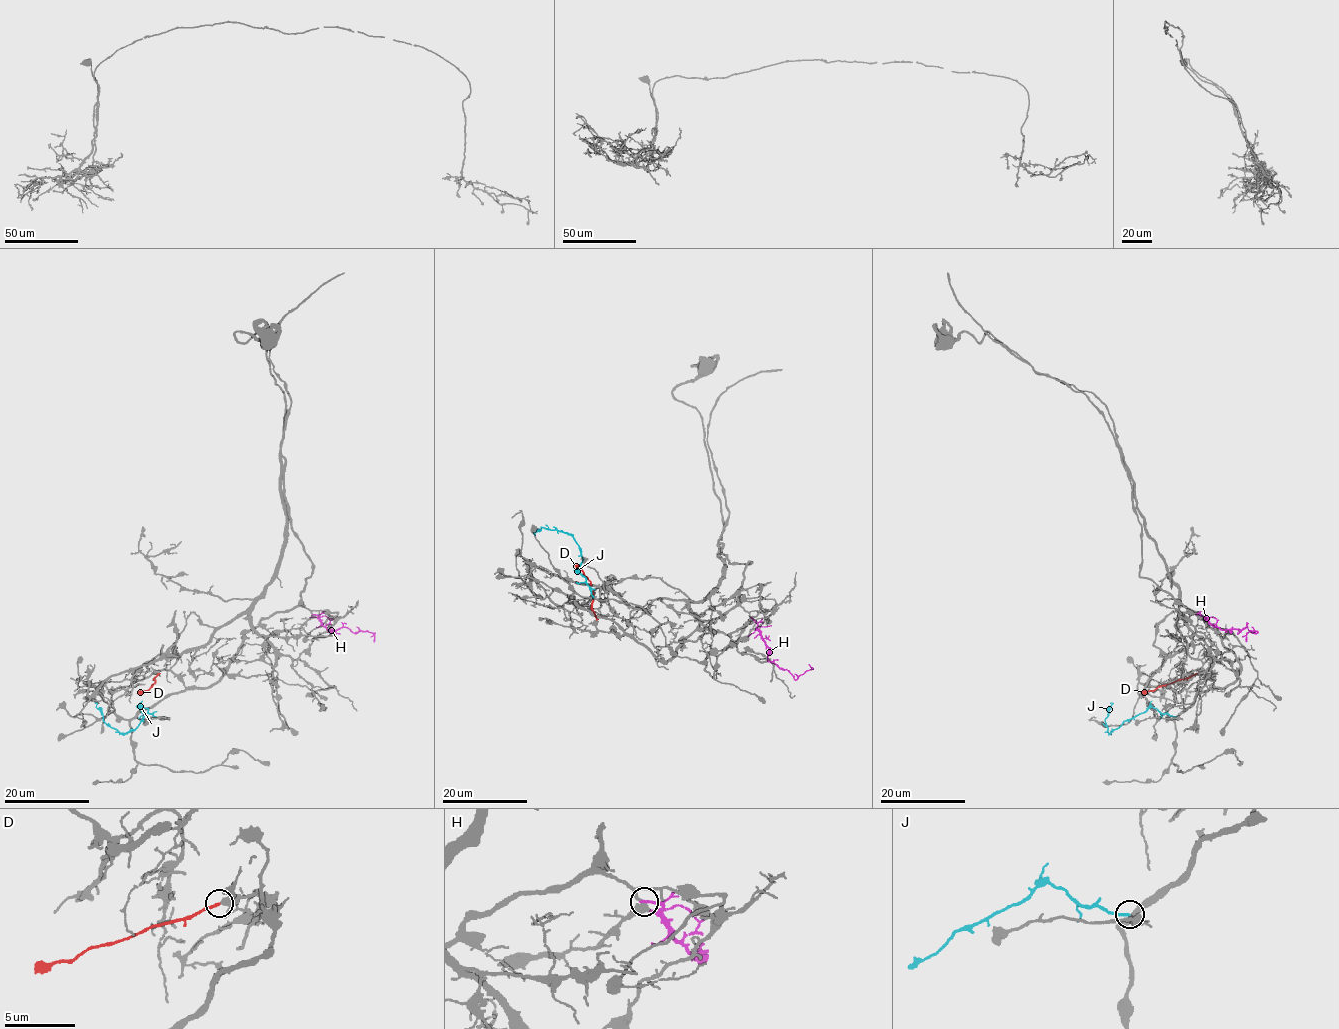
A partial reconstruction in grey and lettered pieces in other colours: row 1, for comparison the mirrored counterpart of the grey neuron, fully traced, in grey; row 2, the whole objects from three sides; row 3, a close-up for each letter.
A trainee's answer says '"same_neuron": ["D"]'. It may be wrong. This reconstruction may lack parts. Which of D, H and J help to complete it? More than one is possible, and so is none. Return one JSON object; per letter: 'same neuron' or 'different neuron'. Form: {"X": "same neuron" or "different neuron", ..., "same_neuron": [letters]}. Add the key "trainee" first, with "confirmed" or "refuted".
{"trainee": "confirmed", "D": "same neuron", "H": "different neuron", "J": "different neuron", "same_neuron": ["D"]}

